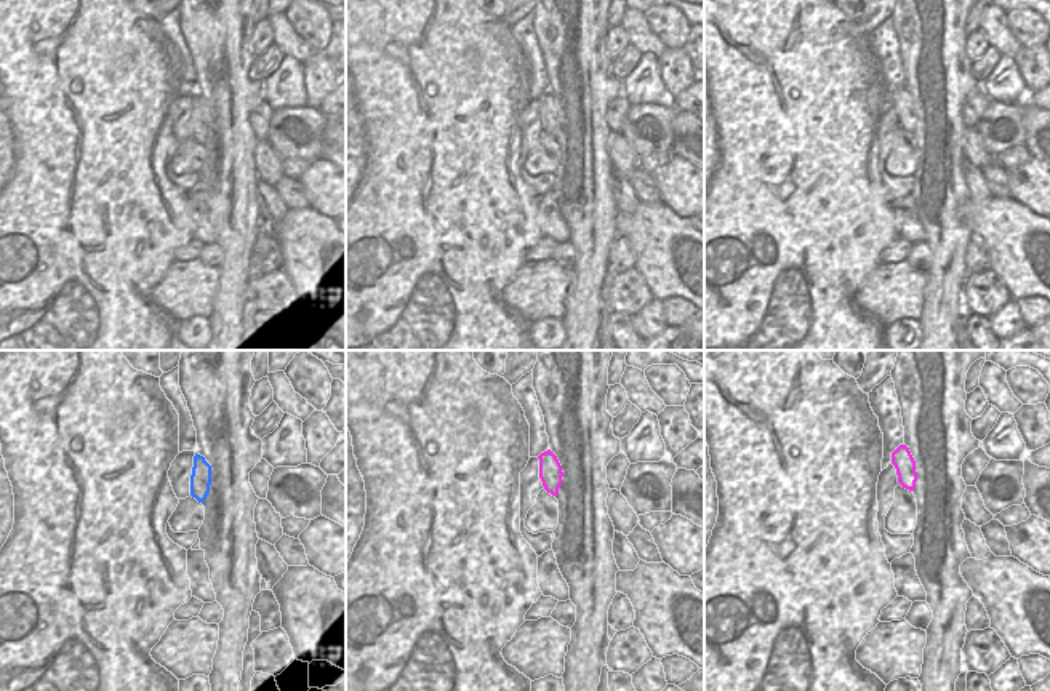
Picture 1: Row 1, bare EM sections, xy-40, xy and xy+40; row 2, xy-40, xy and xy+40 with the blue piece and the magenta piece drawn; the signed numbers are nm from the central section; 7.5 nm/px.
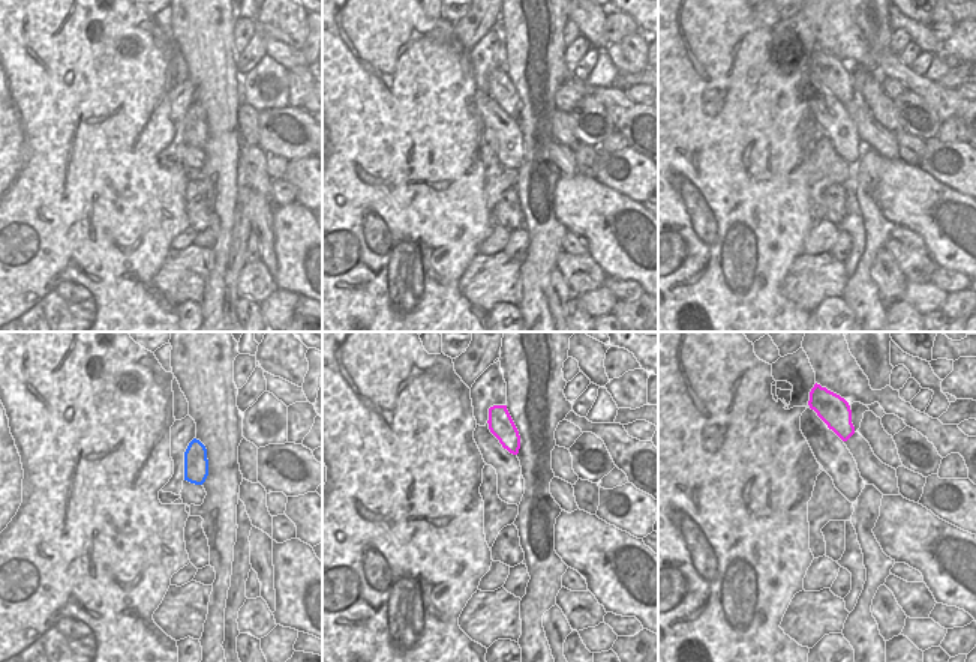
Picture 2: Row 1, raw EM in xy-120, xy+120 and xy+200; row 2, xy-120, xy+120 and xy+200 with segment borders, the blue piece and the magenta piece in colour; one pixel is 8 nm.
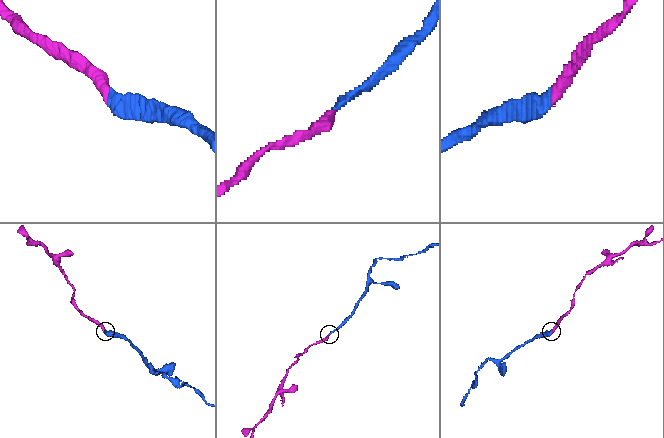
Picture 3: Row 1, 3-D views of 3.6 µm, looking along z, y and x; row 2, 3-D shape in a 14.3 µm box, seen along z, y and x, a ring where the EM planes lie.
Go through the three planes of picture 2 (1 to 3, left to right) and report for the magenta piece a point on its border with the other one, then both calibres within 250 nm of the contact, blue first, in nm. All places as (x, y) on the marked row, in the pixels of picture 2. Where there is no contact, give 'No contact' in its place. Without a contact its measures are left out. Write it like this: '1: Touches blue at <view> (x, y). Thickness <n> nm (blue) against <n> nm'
1: No contact
2: No contact
3: No contact

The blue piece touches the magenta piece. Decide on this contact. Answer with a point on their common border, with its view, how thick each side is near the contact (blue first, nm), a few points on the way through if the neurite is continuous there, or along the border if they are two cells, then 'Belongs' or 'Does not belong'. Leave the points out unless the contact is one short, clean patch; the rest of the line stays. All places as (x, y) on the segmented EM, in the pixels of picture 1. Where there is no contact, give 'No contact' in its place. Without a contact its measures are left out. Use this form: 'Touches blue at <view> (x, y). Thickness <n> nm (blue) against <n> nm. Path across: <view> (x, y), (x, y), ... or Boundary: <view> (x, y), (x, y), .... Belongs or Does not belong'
No contact. Belongs

